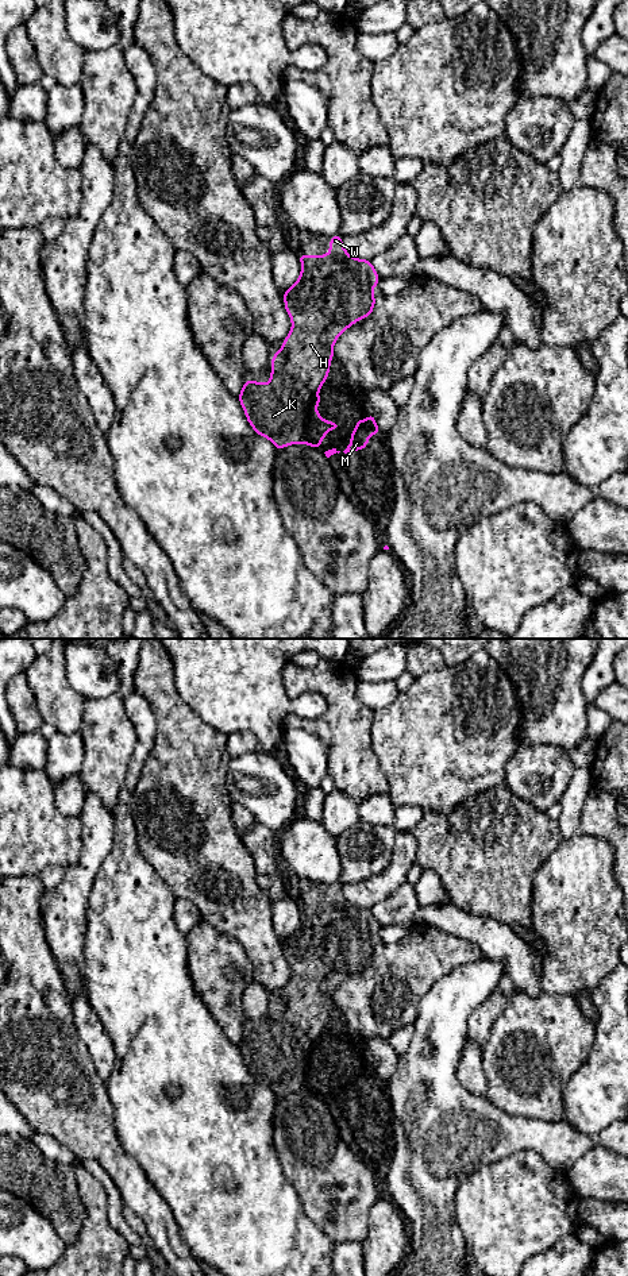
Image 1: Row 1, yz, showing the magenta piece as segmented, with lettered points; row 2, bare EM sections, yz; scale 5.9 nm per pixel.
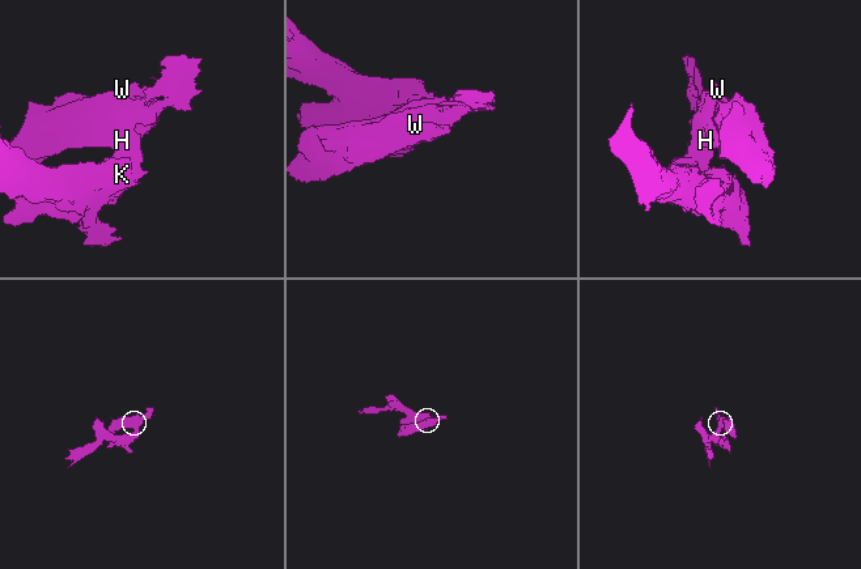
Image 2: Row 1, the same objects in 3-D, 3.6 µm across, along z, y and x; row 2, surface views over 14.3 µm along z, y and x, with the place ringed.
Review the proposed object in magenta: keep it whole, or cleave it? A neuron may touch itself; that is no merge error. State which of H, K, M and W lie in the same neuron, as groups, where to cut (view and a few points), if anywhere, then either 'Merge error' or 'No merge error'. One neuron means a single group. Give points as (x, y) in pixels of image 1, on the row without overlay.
Groups: H K M W. No split. No merge error

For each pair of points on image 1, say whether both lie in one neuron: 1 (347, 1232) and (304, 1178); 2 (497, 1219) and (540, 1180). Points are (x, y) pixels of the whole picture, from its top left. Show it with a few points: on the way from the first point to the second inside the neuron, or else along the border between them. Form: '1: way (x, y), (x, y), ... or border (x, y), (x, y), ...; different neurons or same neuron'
1: way (343, 1214), (342, 1201), (335, 1192), (322, 1192); same neuron
2: way (508, 1211), (530, 1191); same neuron

